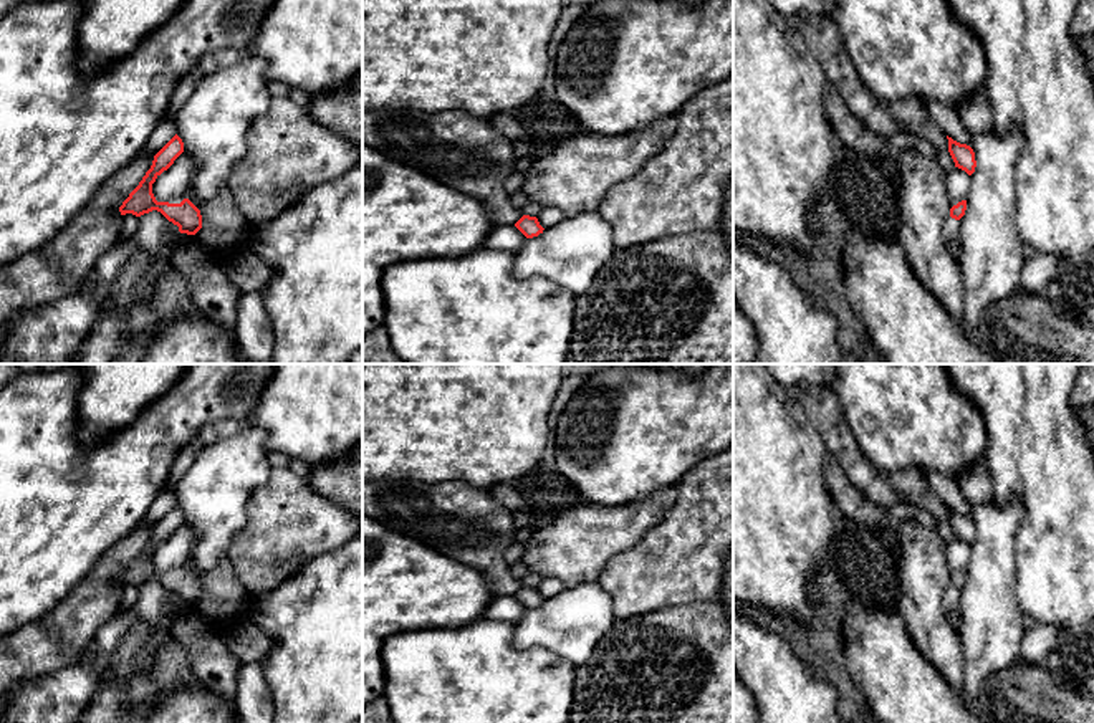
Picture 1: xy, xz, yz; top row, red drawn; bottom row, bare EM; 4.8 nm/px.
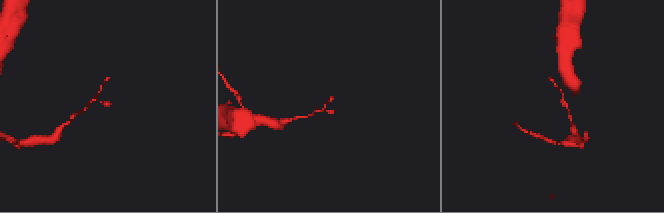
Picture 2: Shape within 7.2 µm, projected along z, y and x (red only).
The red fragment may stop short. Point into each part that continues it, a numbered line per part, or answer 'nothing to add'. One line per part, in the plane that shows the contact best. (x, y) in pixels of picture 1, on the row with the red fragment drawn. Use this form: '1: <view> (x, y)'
nothing to add

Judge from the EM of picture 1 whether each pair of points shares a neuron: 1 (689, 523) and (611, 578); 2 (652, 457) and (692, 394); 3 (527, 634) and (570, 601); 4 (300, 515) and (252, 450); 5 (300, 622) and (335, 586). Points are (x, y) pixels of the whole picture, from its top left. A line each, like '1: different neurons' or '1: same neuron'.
1: same neuron
2: same neuron
3: same neuron
4: different neurons
5: same neuron

